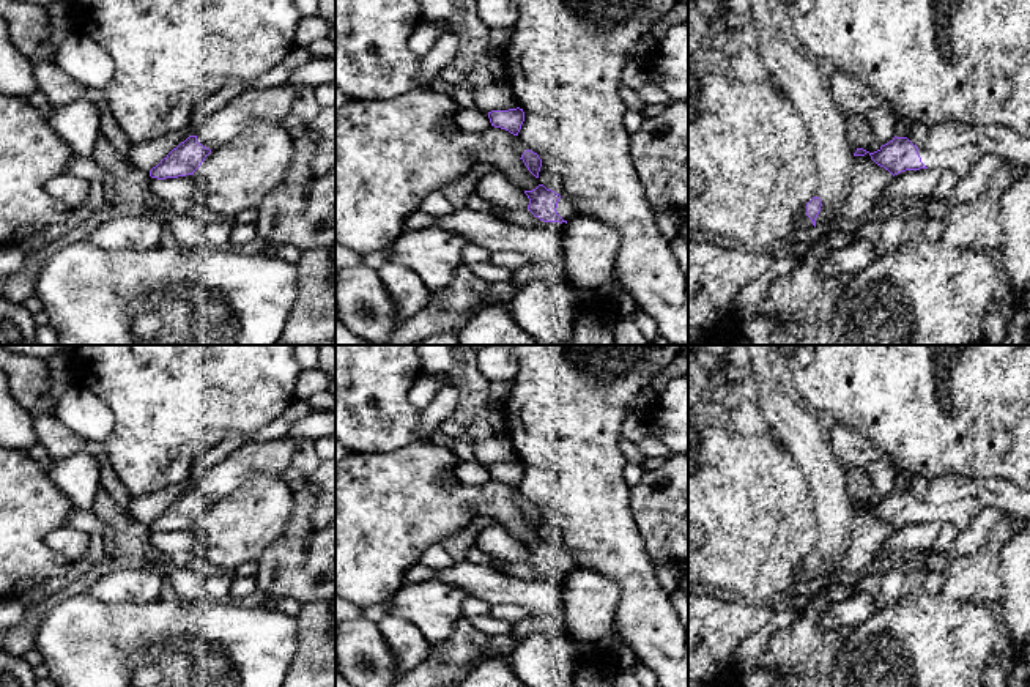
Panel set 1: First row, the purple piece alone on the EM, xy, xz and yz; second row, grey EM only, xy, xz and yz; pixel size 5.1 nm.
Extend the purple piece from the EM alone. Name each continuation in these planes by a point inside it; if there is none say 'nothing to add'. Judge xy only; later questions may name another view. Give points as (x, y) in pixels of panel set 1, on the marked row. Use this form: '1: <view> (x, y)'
1: xy (273, 103)

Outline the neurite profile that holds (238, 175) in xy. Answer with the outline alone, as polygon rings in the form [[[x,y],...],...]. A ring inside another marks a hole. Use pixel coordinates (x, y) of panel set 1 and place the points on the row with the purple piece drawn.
[[[249,120],[194,172],[197,202],[227,217],[258,208],[283,181],[293,150],[295,139],[282,123]]]

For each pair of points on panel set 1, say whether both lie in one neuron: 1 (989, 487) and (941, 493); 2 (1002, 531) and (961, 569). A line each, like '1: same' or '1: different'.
1: same
2: same

